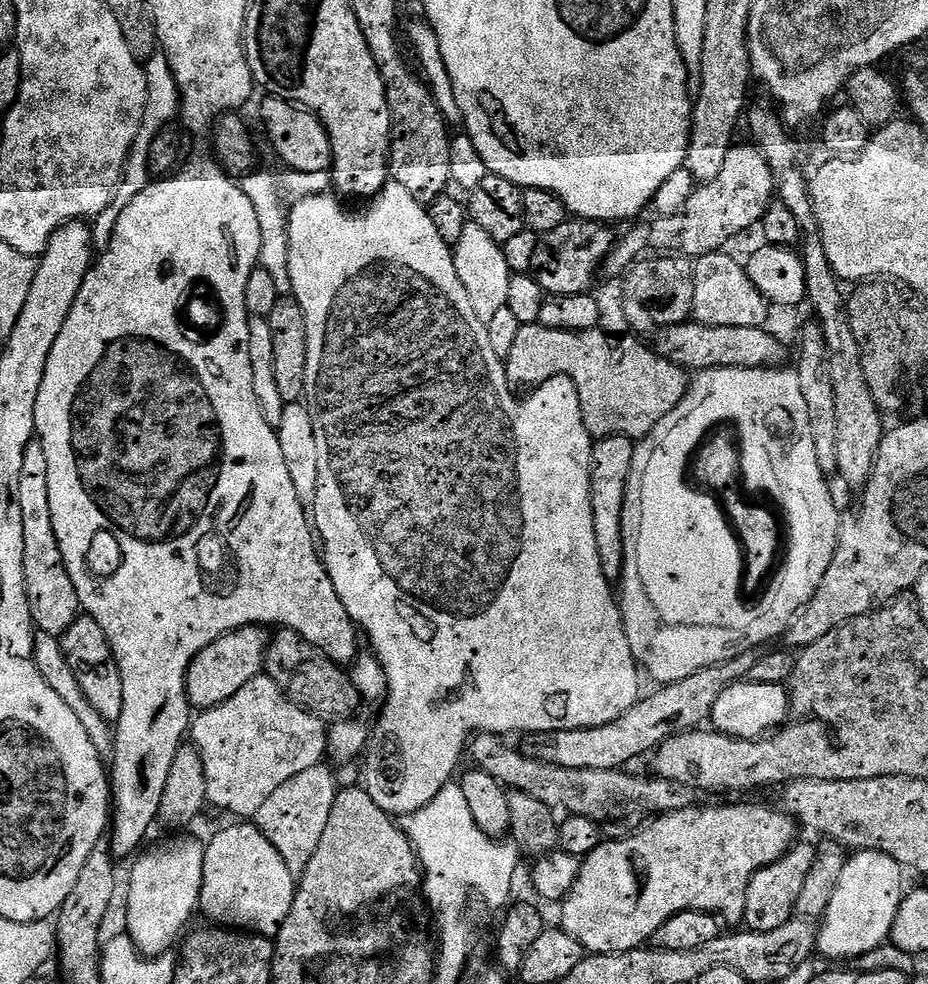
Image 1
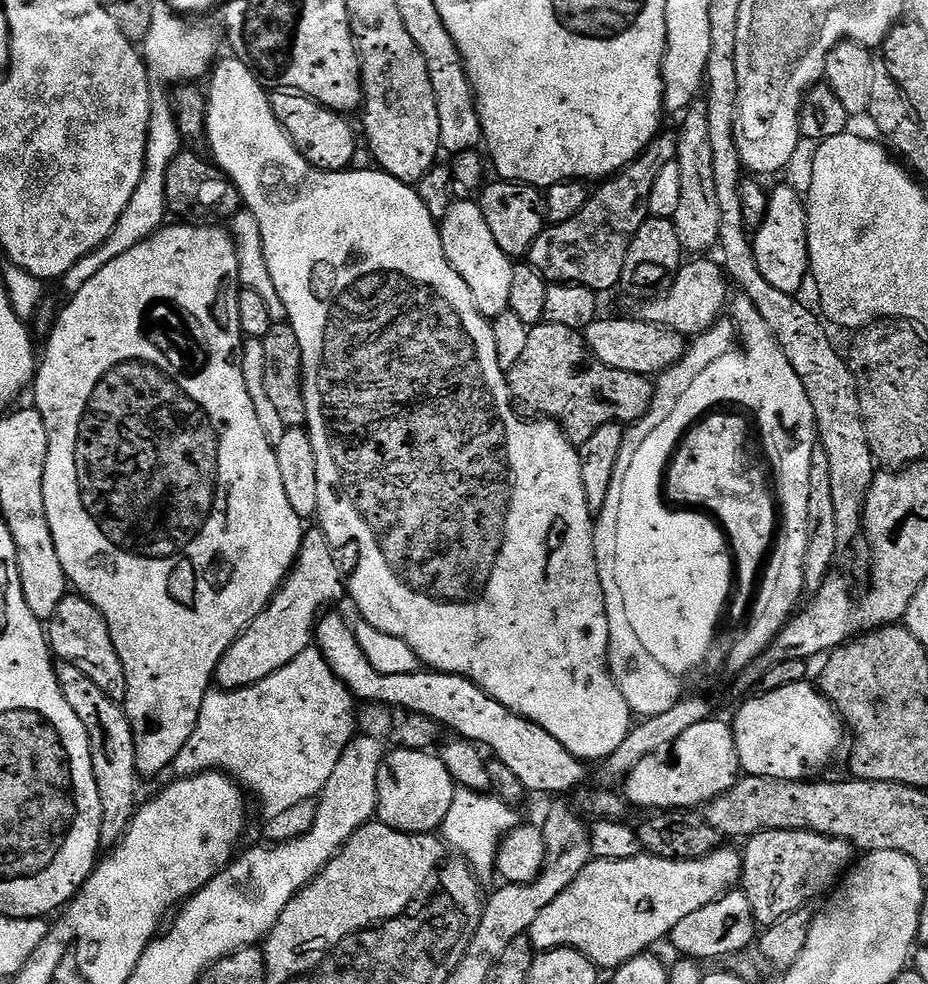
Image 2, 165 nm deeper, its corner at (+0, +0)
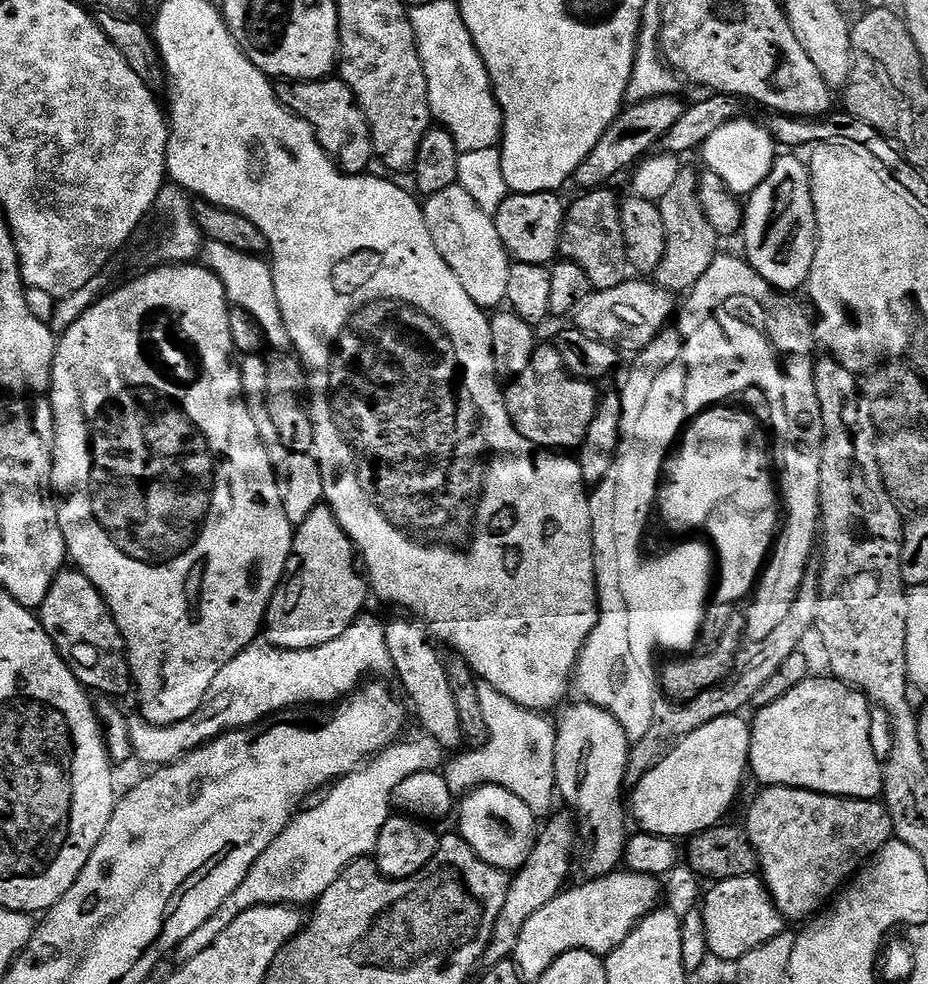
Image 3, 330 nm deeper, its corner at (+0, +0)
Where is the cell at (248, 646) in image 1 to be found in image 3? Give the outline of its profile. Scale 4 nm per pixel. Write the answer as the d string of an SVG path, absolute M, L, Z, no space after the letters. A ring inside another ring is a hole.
M327 506L315 508L310 518L295 529L292 557L284 575L268 602L262 625L263 639L283 652L310 650L334 642L334 638L346 634L356 617L365 611L364 603L370 600L368 581L354 559L354 545Z

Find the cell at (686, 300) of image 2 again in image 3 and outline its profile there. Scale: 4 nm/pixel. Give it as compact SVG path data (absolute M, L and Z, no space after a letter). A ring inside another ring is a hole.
M625 279L613 288L602 288L589 291L582 302L578 302L576 311L570 320L578 332L593 336L596 340L605 340L617 349L629 348L632 354L639 353L658 333L664 331L674 316L672 308L673 293L659 288L654 282L646 284L645 279Z

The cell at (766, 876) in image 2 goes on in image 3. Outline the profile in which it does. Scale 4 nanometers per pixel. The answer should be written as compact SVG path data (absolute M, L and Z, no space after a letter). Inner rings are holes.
M764 786L759 790L761 792L753 798L748 817L742 824L756 851L759 875L785 921L807 921L815 917L849 883L853 873L865 862L871 861L893 839L892 819L879 799L851 800L845 796L827 796L805 788Z

